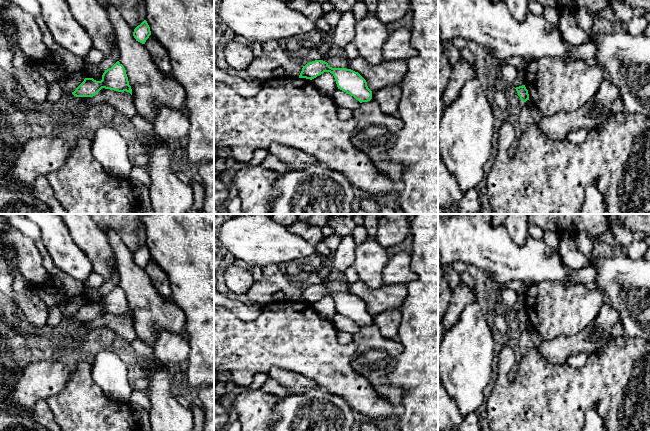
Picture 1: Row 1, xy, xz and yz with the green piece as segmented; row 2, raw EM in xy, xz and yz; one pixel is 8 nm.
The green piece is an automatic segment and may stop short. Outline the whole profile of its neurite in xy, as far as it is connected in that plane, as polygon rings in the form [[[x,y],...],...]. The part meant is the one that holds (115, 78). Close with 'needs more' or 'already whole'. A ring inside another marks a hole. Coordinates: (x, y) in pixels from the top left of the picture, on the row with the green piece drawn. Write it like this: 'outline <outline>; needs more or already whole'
outline [[[119,61],[111,68],[105,70],[101,81],[96,81],[93,78],[85,78],[72,94],[76,97],[93,97],[102,88],[118,92],[126,91],[132,95],[126,70]]]; already whole

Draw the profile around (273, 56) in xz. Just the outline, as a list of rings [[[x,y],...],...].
[[[277,41],[264,43],[262,55],[254,57],[246,71],[254,81],[267,81],[272,77],[274,69],[281,67],[285,76],[298,78],[302,66],[292,60],[292,56],[284,50]]]

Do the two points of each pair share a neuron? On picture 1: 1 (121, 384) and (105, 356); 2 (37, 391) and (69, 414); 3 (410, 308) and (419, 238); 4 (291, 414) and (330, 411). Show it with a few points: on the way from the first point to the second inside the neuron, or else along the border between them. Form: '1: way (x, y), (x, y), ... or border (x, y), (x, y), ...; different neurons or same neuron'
1: way (114, 377), (108, 371), (106, 363); same neuron
2: border (66, 385), (46, 399); different neurons
3: way (425, 291), (425, 255); same neuron
4: way (301, 414), (320, 414); same neuron

